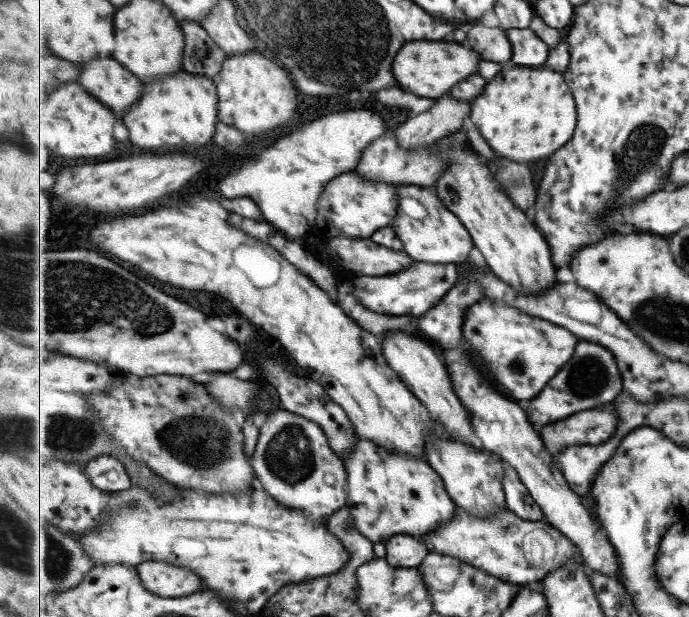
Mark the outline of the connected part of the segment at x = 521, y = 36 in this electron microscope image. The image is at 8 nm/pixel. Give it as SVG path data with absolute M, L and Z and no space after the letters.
M511 28L507 30L507 35L515 46L515 64L537 68L547 62L550 46L533 29Z

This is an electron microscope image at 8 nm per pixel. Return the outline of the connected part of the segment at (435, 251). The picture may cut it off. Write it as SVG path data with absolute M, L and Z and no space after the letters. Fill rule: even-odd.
M397 184L397 200L400 204L397 208L397 220L395 228L397 234L405 244L405 250L415 261L435 264L461 264L469 258L469 252L476 247L472 233L464 225L464 222L452 209L445 206L437 190L415 184ZM419 212L427 214L419 220Z

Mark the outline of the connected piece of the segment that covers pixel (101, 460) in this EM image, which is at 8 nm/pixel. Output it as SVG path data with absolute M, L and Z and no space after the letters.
M100 455L85 464L85 472L95 486L107 492L129 490L133 486L125 464L115 456Z

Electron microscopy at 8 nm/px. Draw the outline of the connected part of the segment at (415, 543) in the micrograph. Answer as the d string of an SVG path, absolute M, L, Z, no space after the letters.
M405 533L395 535L389 542L383 543L388 563L397 568L419 568L430 553L425 540Z

